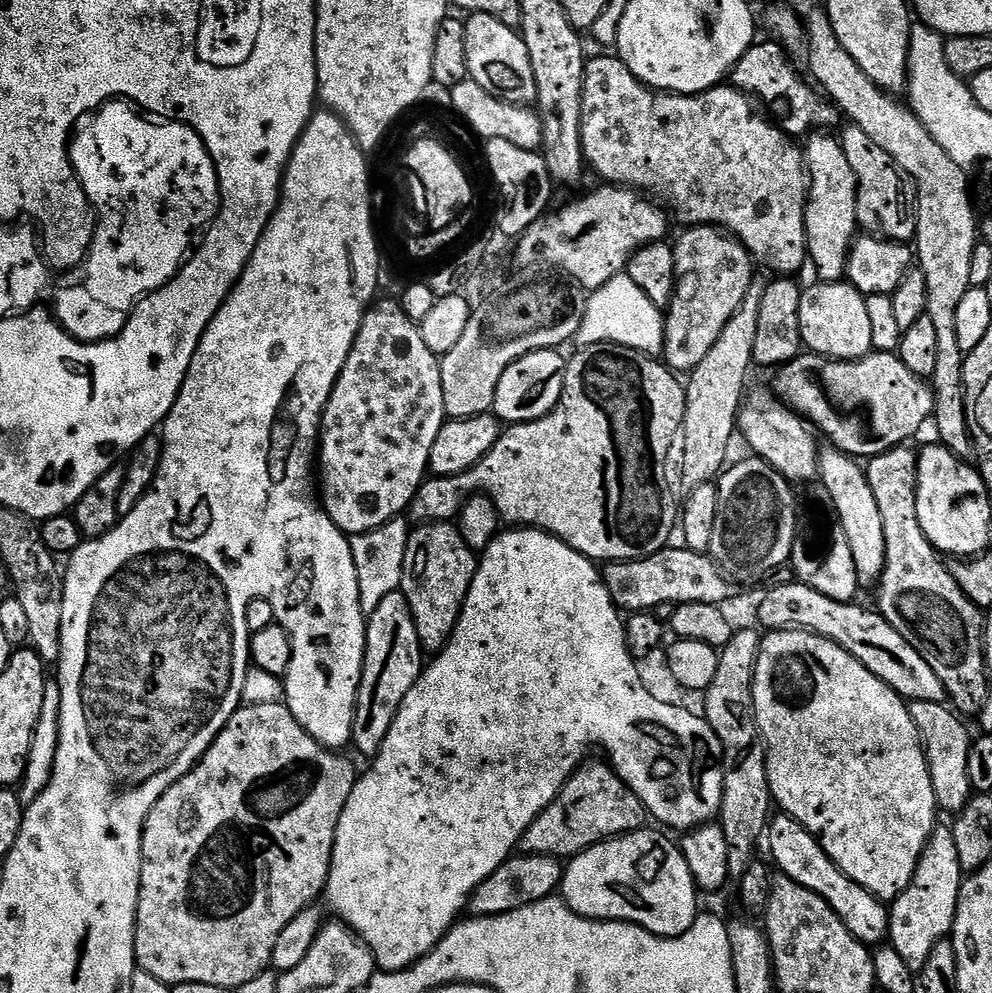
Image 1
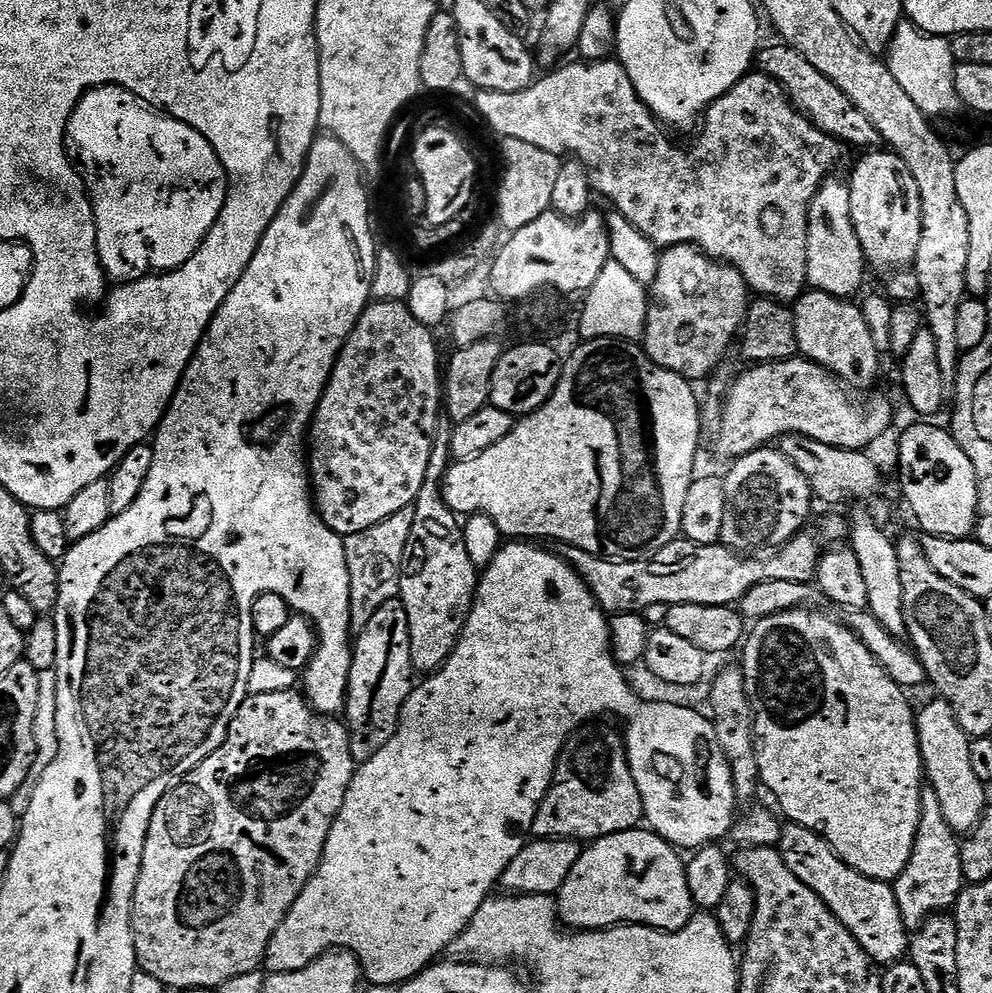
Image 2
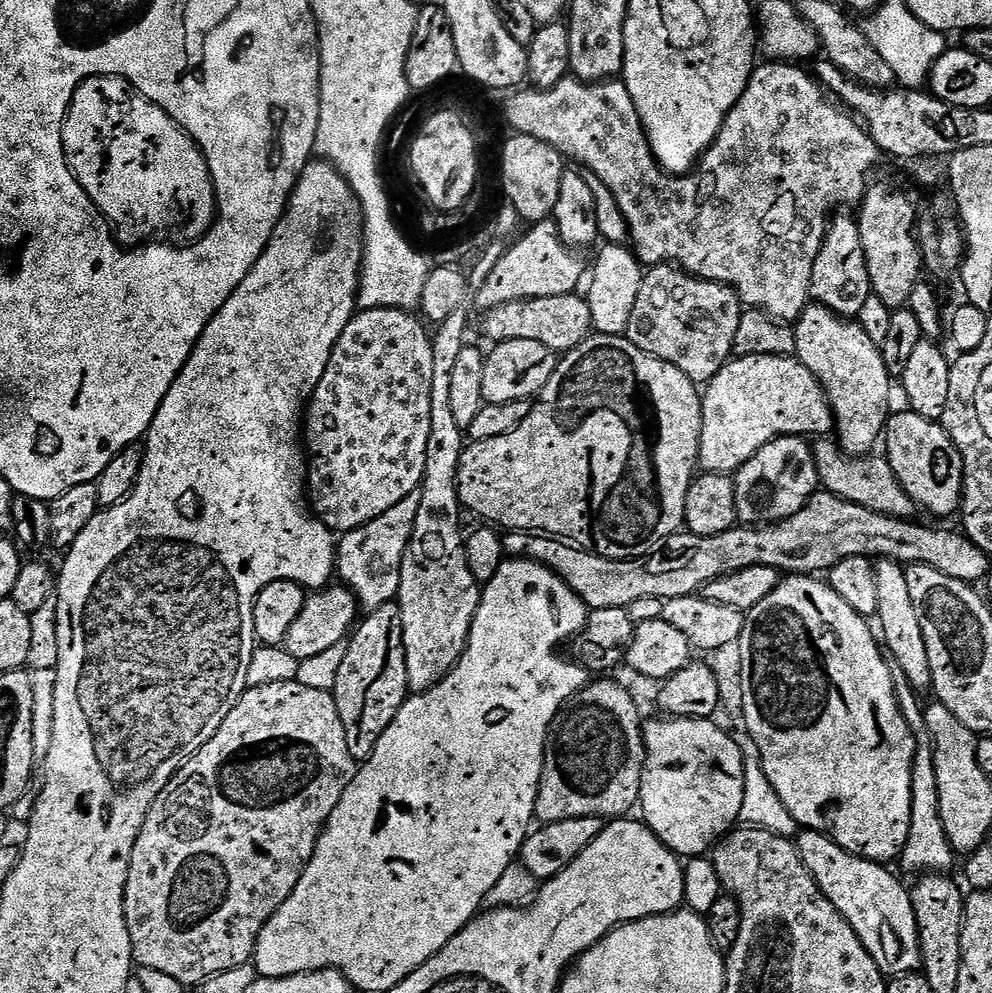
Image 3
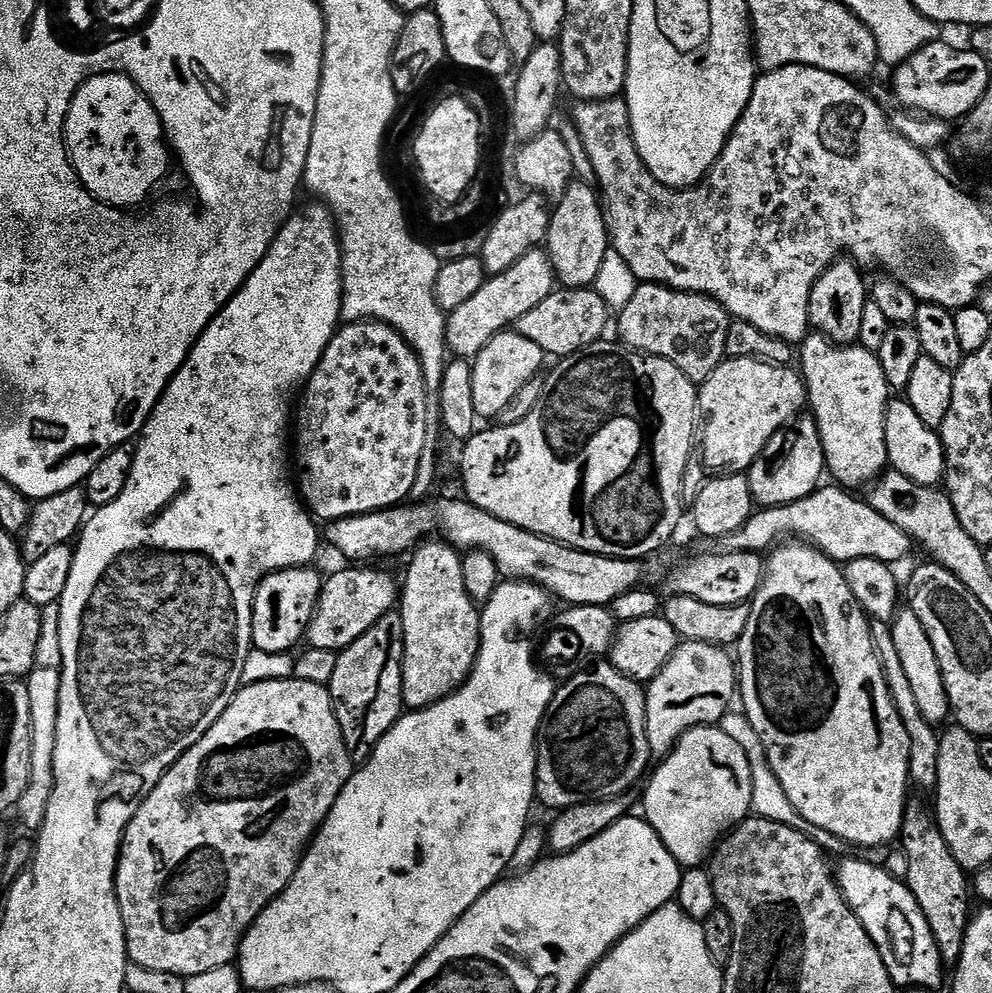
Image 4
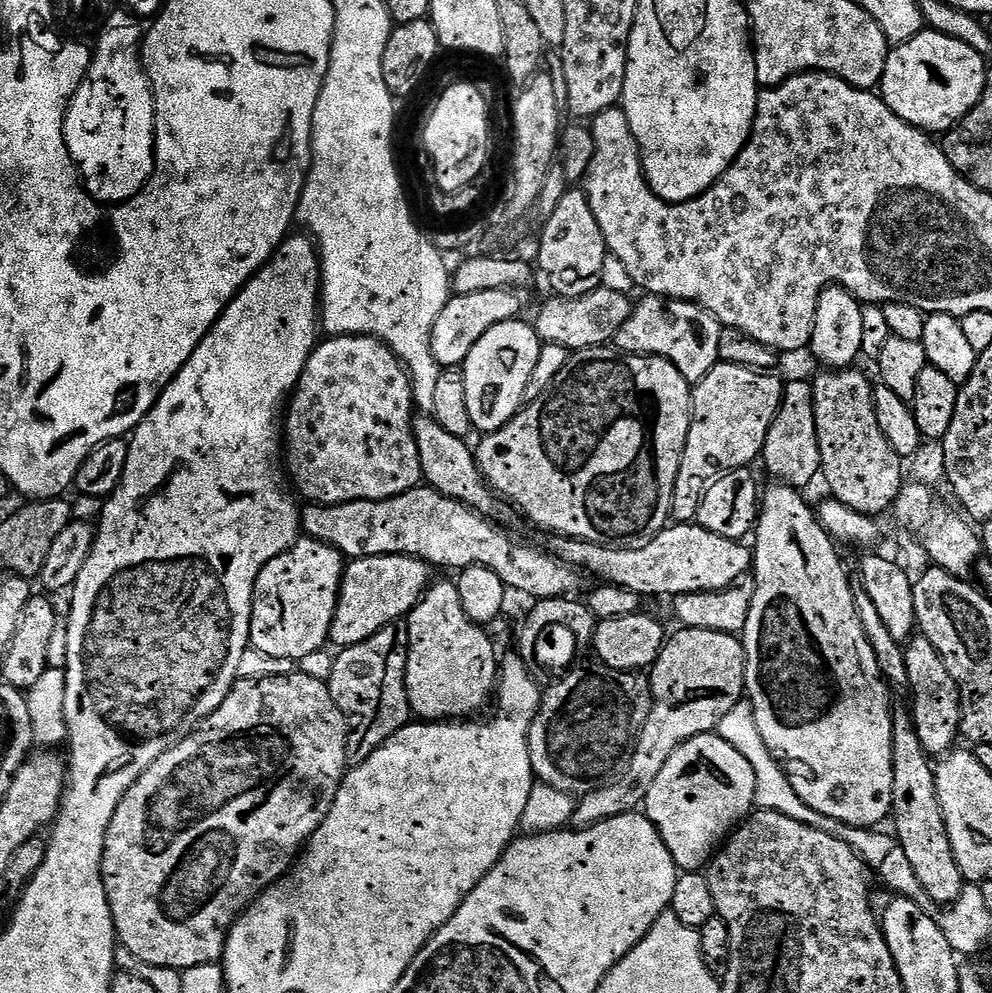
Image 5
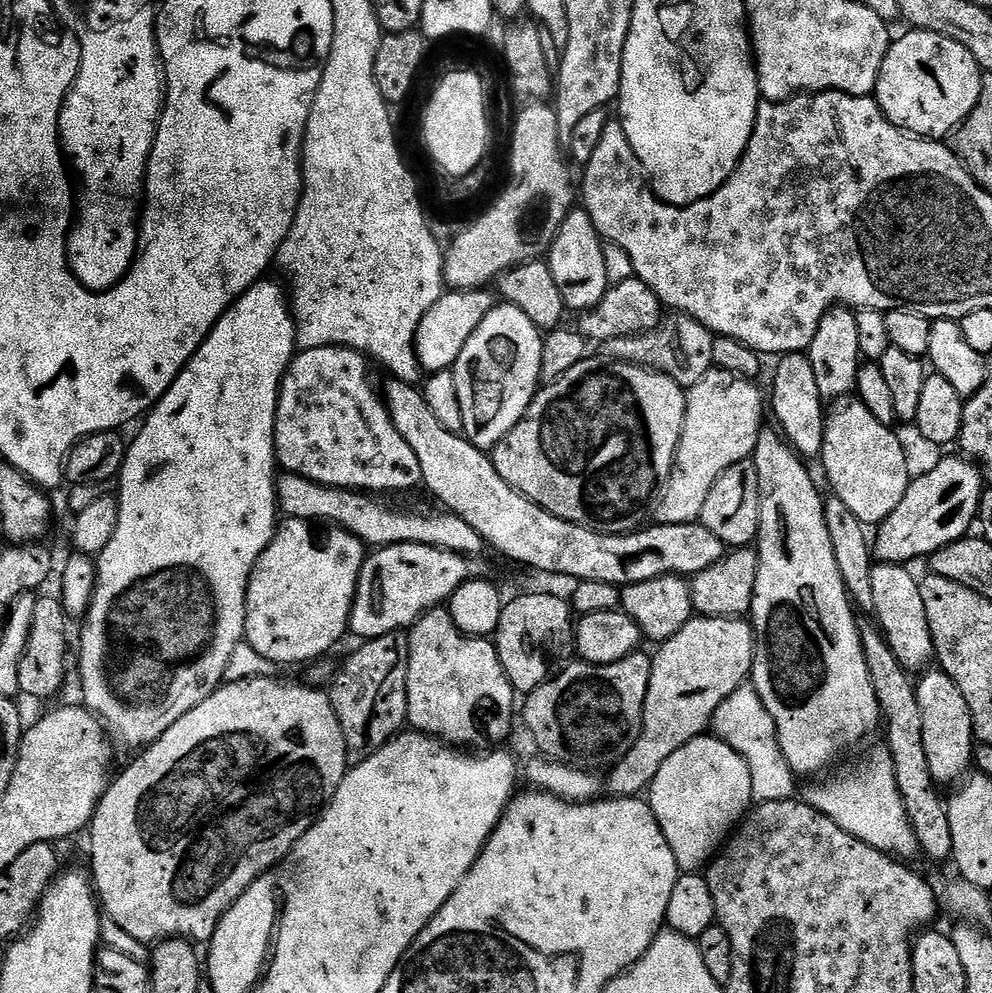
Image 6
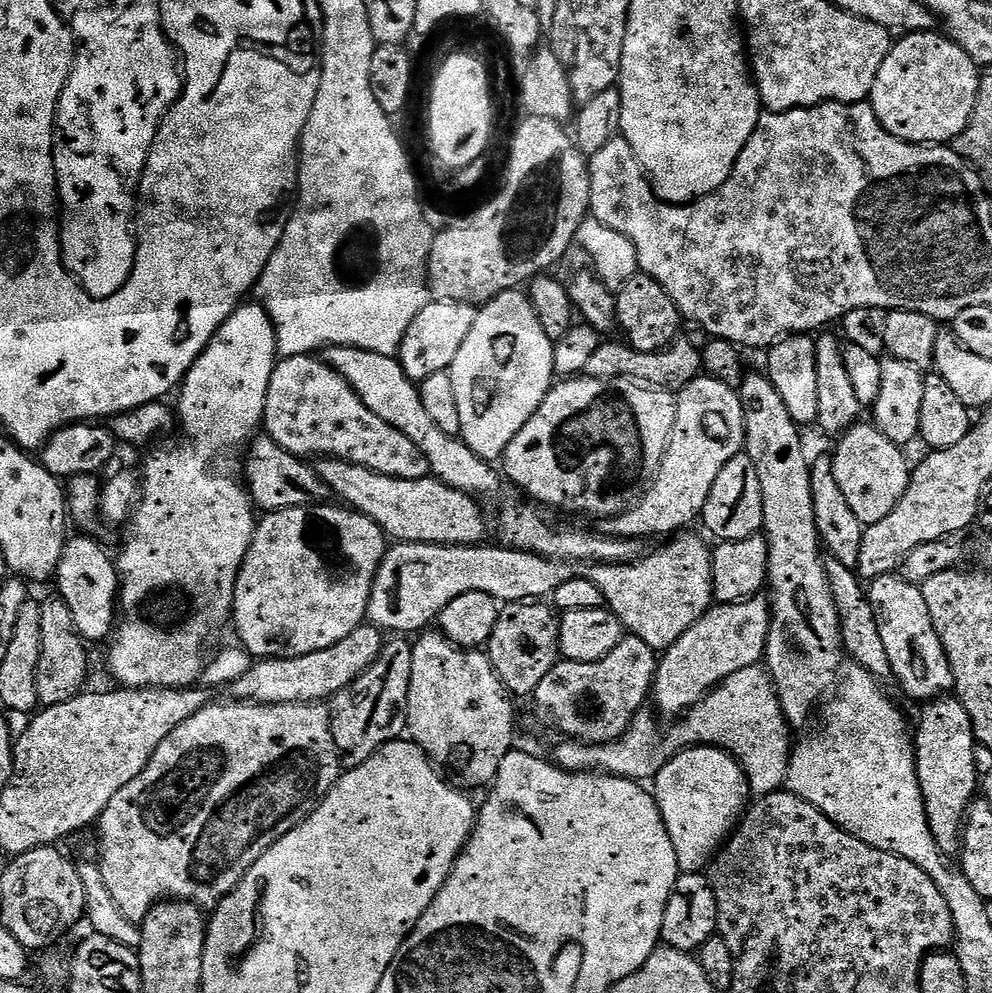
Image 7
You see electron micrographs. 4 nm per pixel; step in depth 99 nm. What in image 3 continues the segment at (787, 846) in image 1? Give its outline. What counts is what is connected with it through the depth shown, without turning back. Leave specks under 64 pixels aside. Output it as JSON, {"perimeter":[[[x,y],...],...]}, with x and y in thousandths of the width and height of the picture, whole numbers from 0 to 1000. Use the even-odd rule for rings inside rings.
{"perimeter":[[[807,837],[800,846],[813,876],[825,888],[829,900],[857,928],[861,941],[873,953],[877,965],[892,984],[911,983],[927,975],[927,946],[918,897],[902,877],[894,878],[890,869],[874,866],[849,856],[836,842],[827,838]]]}

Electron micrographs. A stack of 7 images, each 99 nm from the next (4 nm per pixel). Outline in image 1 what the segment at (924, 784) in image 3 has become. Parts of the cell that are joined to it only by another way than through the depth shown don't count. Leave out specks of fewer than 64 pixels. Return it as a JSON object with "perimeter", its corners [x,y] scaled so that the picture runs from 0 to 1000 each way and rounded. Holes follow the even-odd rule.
{"perimeter":[[[944,833],[929,856],[929,864],[925,864],[917,892],[905,899],[897,910],[894,946],[897,954],[905,957],[913,973],[925,977],[938,963],[938,957],[942,957],[948,947],[959,944],[968,893],[973,885],[974,879],[970,876],[970,868],[966,868],[966,855],[959,833]]]}

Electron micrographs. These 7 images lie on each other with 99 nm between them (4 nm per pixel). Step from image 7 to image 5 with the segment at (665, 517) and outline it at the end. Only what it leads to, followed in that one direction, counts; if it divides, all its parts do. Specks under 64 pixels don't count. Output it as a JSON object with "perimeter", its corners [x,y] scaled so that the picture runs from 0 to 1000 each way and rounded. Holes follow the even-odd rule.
{"perimeter":[[[721,367],[698,392],[698,424],[696,437],[692,437],[692,449],[688,453],[688,465],[683,469],[683,481],[679,485],[679,502],[677,503],[676,523],[683,528],[699,527],[706,513],[710,501],[710,492],[723,483],[738,475],[741,471],[753,471],[761,468],[767,462],[772,437],[780,425],[790,400],[789,382],[785,383],[782,377],[761,375],[759,371],[749,371],[739,367]]]}

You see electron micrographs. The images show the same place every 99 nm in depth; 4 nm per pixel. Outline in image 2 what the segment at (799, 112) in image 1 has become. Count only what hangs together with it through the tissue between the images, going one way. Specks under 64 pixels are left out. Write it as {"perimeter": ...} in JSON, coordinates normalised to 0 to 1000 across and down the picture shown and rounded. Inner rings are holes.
{"perimeter":[[[789,42],[781,43],[763,51],[761,67],[785,83],[795,101],[825,131],[829,131],[834,137],[840,137],[848,146],[860,145],[866,151],[882,150],[888,144],[888,139],[885,131],[881,131],[881,123],[877,123],[877,119],[873,119],[873,115],[869,115],[869,111],[865,111],[865,107],[861,107],[861,103],[857,103],[857,99],[853,99],[853,95],[849,95],[849,91],[845,91],[845,87],[841,87],[837,79],[833,79],[833,75],[828,75],[822,66],[817,66],[817,62],[813,62],[813,58],[804,54],[804,50],[795,48]]]}

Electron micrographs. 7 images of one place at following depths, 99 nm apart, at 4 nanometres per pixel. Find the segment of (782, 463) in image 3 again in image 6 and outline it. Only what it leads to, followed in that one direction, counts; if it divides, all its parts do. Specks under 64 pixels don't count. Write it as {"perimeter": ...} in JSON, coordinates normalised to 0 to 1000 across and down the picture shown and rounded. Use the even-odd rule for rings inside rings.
{"perimeter":[[[792,354],[781,364],[782,376],[778,379],[778,399],[776,395],[776,415],[782,418],[785,434],[795,450],[806,461],[826,460],[831,444],[833,422],[832,400],[827,398],[817,361],[808,354]]]}

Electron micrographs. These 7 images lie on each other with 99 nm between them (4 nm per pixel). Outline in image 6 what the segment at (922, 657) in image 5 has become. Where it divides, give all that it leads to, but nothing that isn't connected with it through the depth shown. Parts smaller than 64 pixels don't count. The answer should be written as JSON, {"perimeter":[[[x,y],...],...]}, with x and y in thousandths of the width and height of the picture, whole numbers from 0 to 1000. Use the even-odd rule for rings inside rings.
{"perimeter":[[[950,675],[940,676],[932,676],[926,682],[928,685],[922,686],[925,715],[929,723],[929,752],[933,754],[933,768],[938,770],[940,787],[945,792],[960,789],[963,791],[971,787],[974,778],[981,772],[980,720],[978,711],[974,711],[974,703],[970,700],[970,695],[966,695],[962,683],[958,683]]]}

